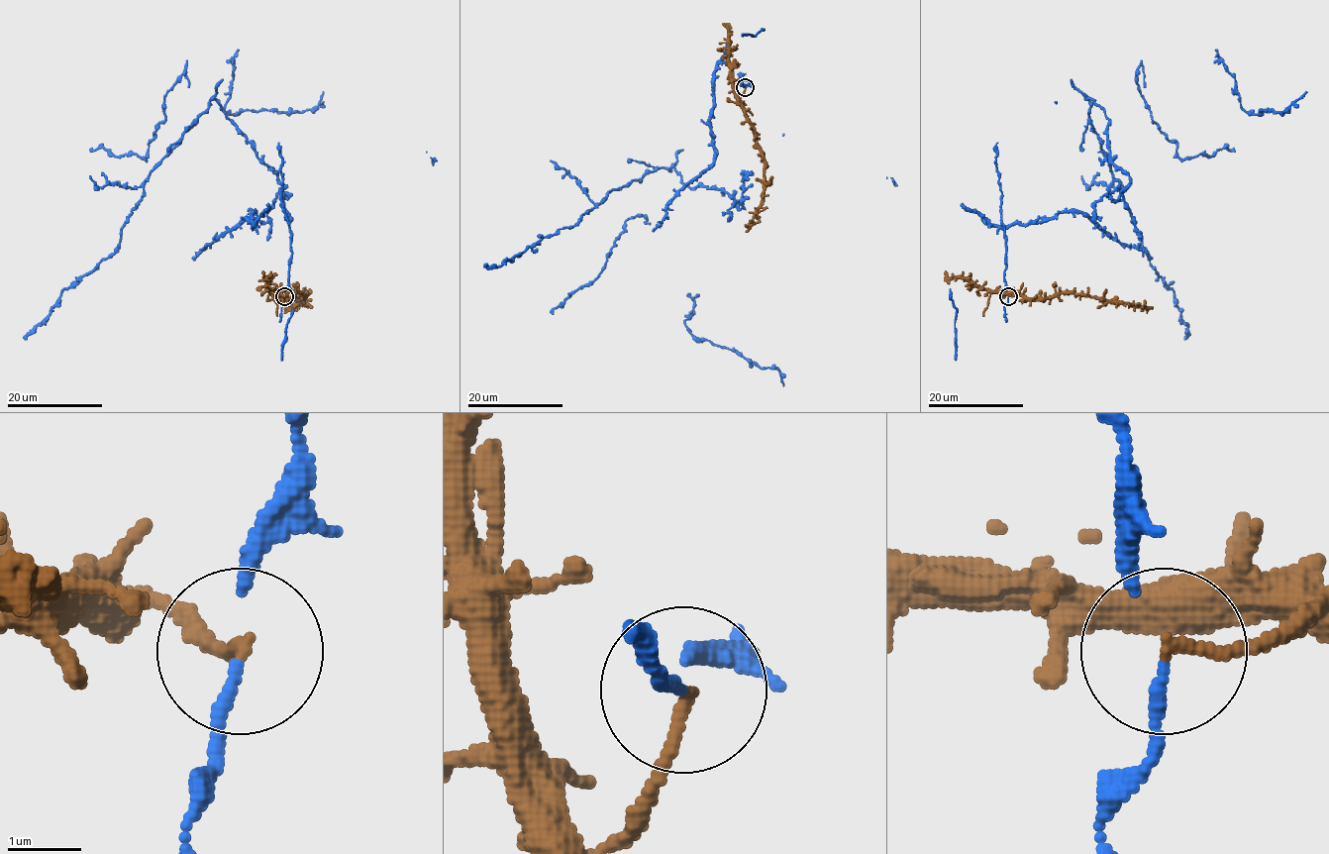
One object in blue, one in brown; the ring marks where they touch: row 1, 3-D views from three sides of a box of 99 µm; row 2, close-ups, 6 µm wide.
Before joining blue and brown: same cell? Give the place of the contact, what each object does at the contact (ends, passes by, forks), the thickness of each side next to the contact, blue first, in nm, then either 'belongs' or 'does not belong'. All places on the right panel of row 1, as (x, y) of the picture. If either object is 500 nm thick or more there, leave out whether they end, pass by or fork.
place (1008, 296); blue passes by; brown ends; calibres 110 and 150 nm; does not belong

